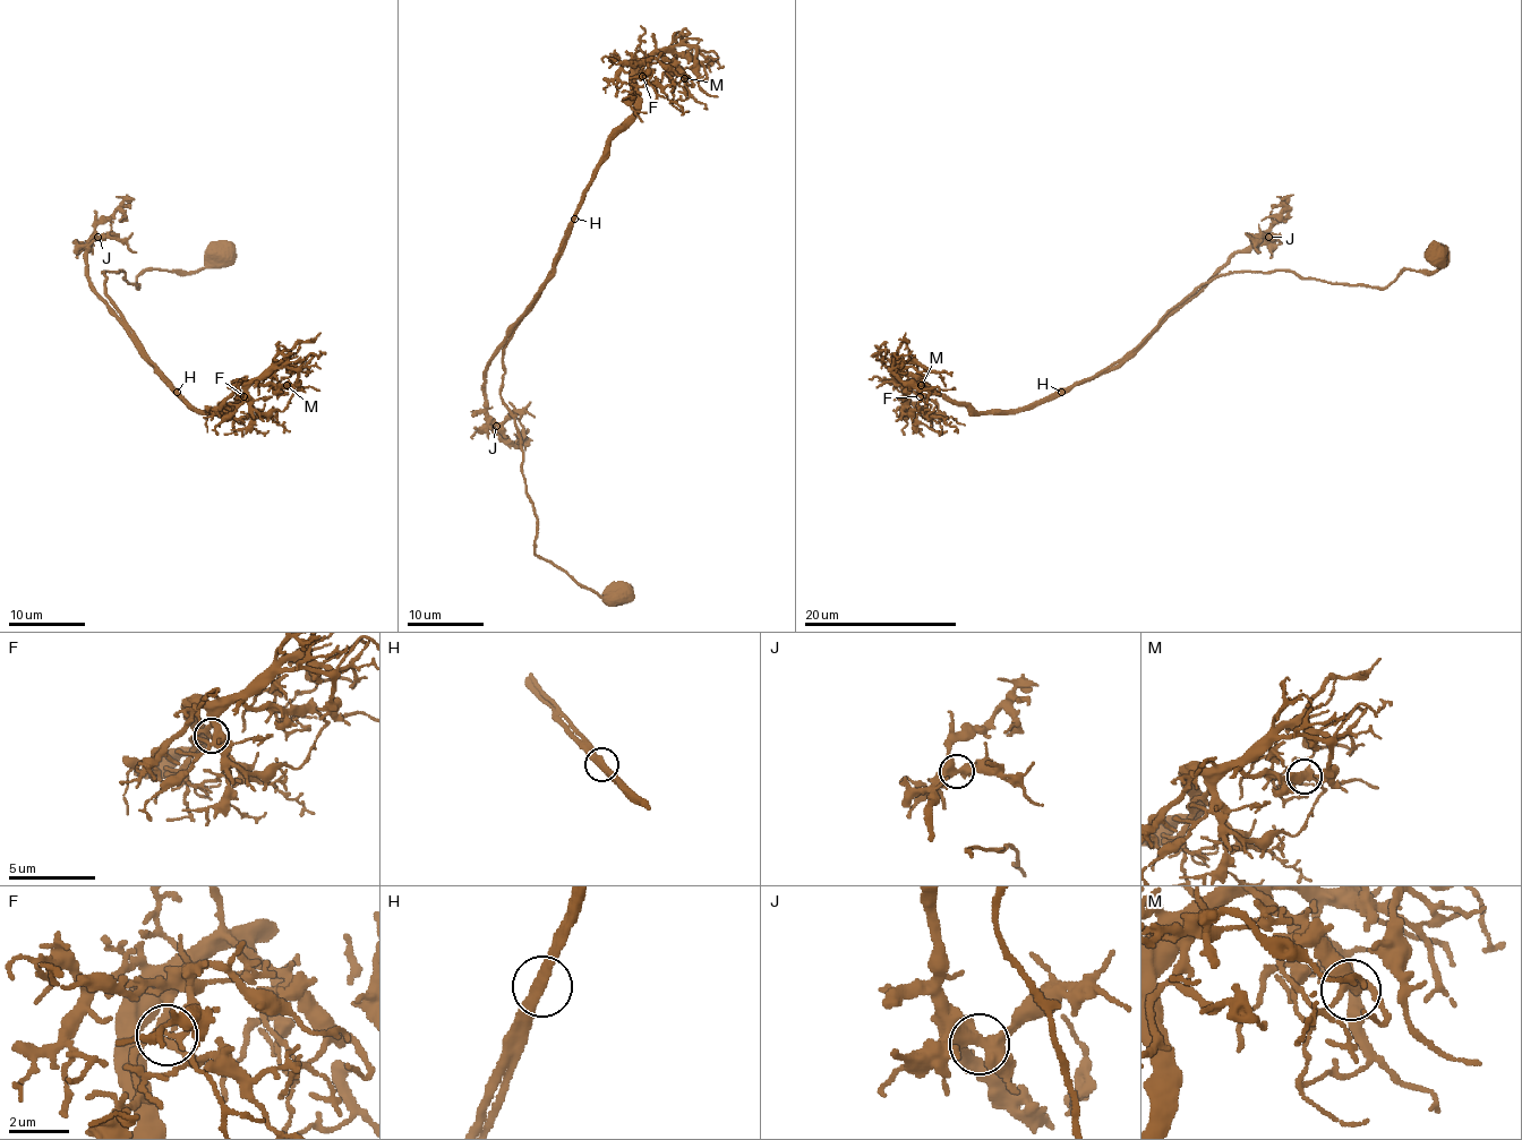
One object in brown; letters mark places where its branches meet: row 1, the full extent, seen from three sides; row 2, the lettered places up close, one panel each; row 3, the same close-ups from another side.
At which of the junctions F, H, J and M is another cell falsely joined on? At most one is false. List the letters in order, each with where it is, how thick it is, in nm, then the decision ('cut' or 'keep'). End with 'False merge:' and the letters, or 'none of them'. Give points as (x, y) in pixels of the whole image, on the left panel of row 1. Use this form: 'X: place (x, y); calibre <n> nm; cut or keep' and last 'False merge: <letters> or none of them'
F: place (244, 396); calibre 240 nm; keep
H: place (177, 392); calibre 440 nm; keep
J: place (97, 237); calibre 480 nm; keep
M: place (287, 385); calibre 380 nm; keep
False merge: none of them

